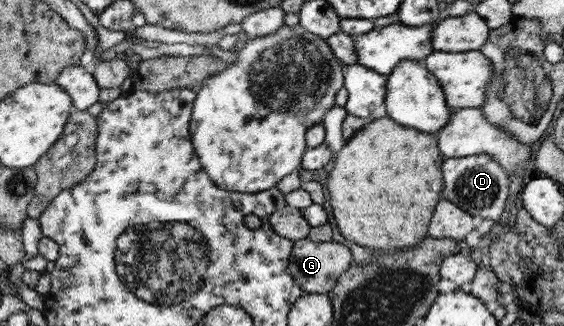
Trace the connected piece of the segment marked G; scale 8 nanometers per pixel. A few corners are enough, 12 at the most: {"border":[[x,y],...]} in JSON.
{"border":[[293,241],[288,273],[327,293],[354,262],[341,243]]}

